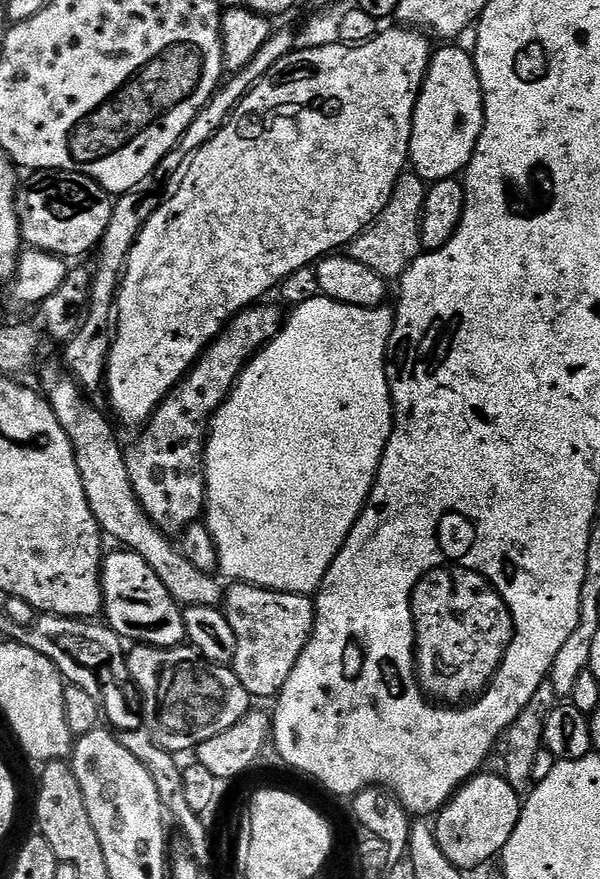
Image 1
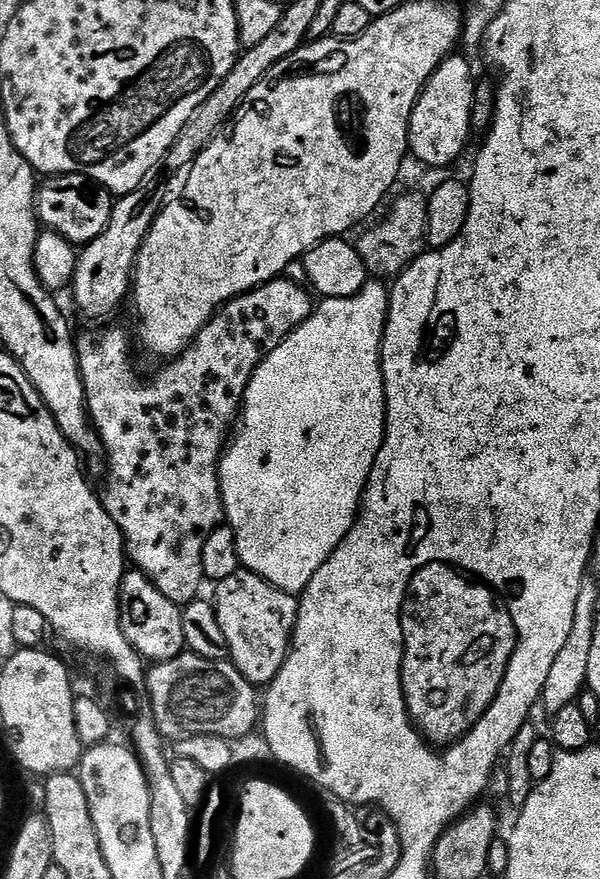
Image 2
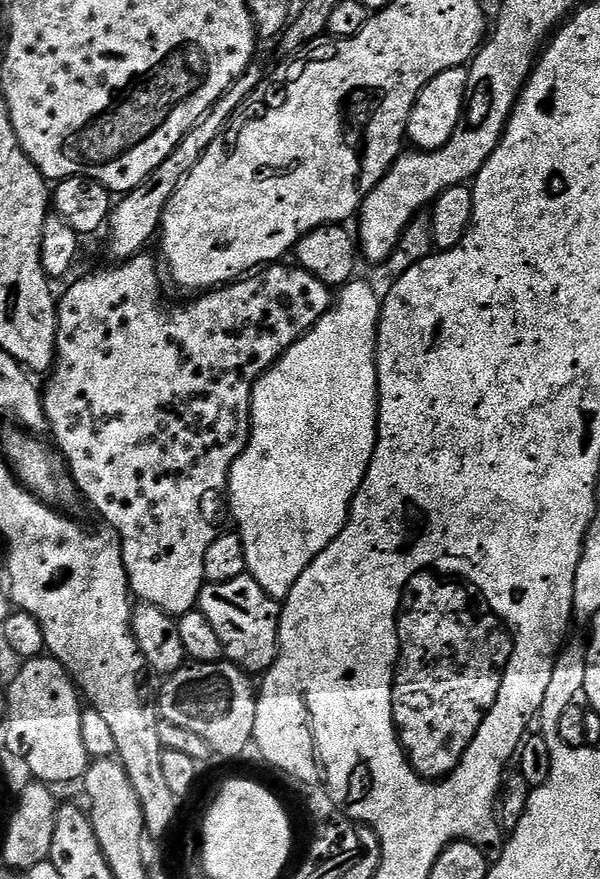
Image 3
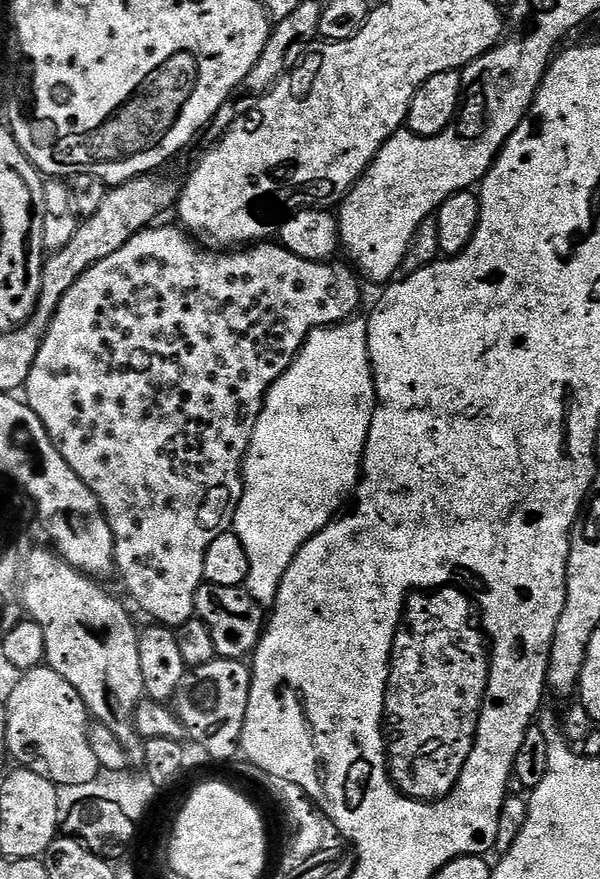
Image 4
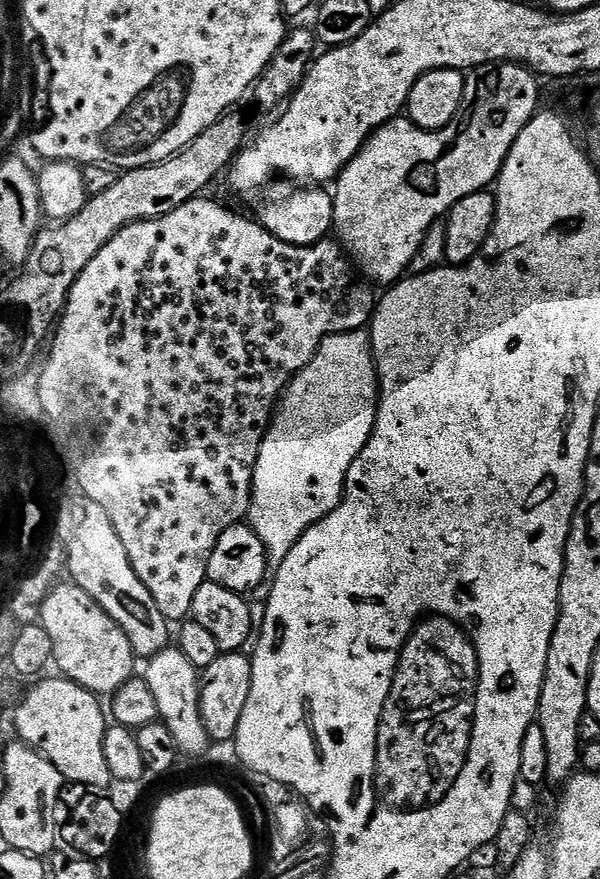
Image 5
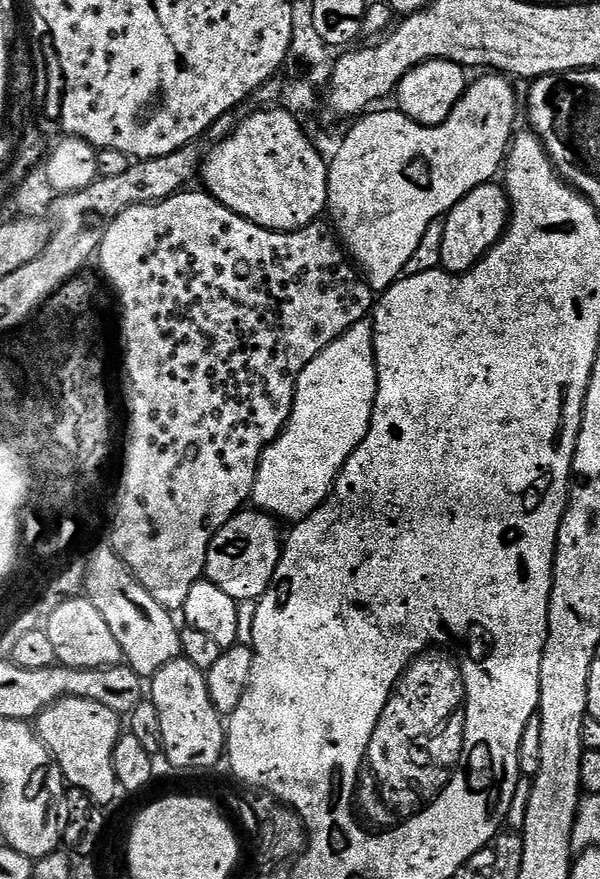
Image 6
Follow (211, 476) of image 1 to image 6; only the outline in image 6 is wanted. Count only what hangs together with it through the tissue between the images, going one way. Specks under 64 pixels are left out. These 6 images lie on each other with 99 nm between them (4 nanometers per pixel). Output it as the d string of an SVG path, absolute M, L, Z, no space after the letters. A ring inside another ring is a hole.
M365 318L359 320L345 336L339 336L333 344L326 346L326 350L322 350L322 354L318 354L318 358L314 358L314 362L306 366L306 370L302 370L296 383L296 397L288 425L260 459L251 503L259 511L281 521L284 519L299 522L305 520L312 512L317 512L336 485L340 471L344 469L344 463L364 441L368 429L372 426L377 386L372 321Z

